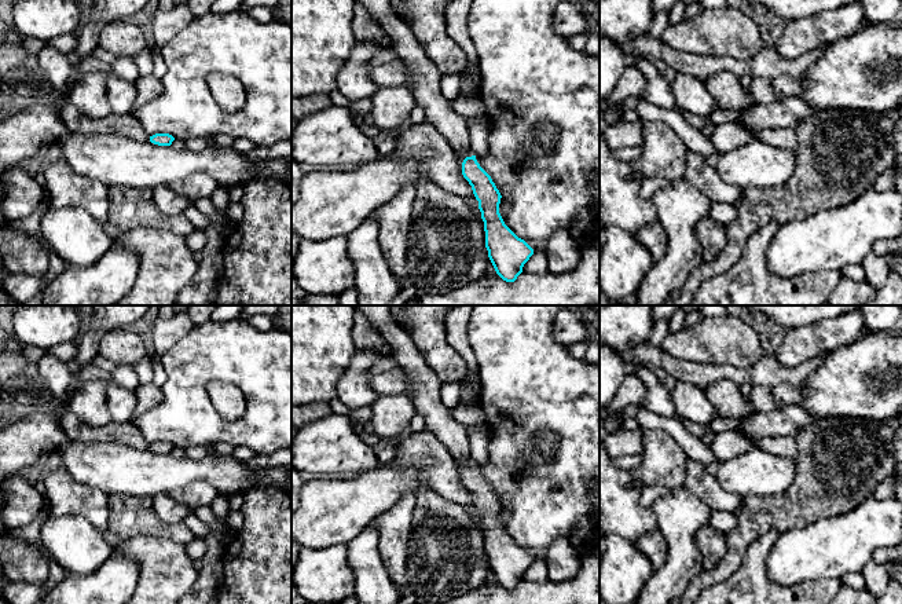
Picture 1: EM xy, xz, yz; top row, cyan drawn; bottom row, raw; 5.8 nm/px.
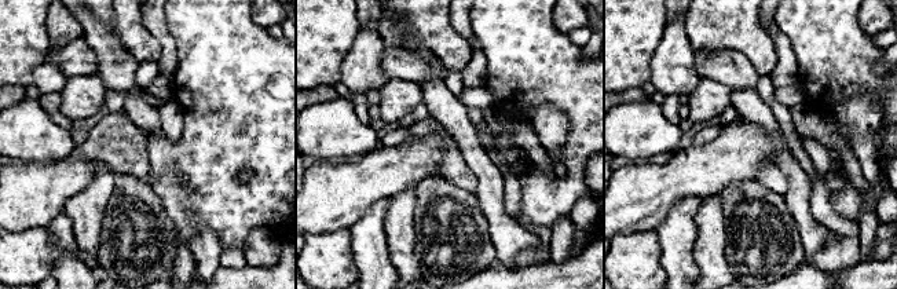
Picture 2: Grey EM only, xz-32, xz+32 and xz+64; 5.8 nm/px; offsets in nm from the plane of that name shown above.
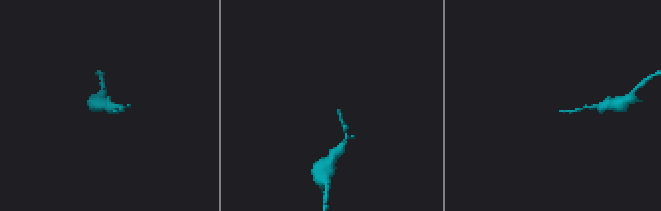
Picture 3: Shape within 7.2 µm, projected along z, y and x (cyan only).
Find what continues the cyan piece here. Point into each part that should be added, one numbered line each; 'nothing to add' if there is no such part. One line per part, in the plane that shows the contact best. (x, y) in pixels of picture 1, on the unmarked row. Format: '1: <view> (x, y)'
1: xz (425, 391)

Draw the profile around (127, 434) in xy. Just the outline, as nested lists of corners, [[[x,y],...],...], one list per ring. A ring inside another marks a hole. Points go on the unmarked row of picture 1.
[[[73,413],[60,417],[60,429],[72,440],[120,443],[136,450],[148,450],[150,443],[139,432],[133,421],[110,421],[103,427],[91,427],[81,422]]]

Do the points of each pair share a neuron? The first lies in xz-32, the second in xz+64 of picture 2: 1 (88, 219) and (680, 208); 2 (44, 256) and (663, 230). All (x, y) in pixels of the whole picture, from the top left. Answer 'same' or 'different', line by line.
1: different
2: different

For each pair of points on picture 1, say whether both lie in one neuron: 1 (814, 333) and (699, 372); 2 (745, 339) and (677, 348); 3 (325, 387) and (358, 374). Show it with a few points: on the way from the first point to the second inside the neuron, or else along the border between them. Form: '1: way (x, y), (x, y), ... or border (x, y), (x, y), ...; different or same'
1: border (773, 357), (785, 366), (796, 366), (806, 362); different
2: way (729, 340), (693, 344); same
3: border (354, 352), (351, 363), (337, 384), (336, 396); different

